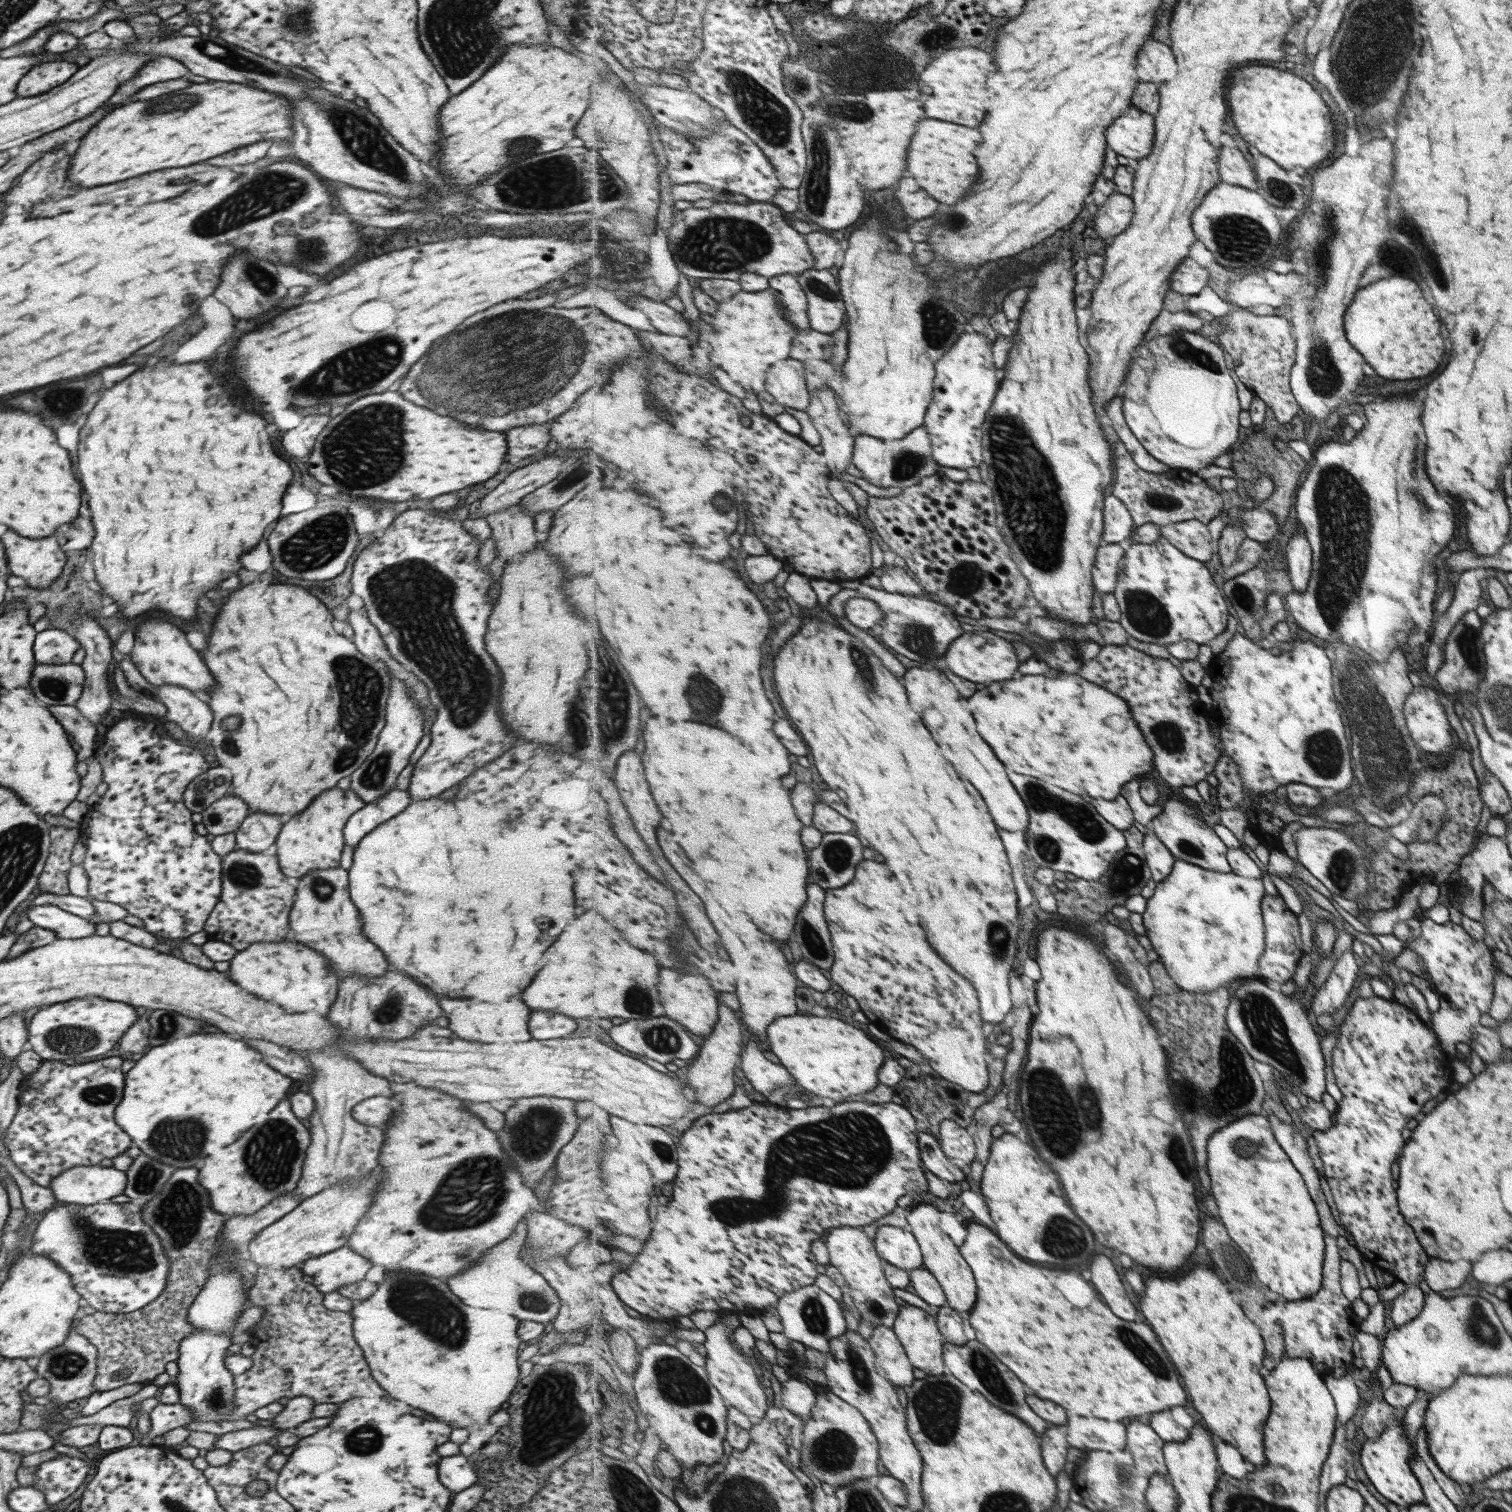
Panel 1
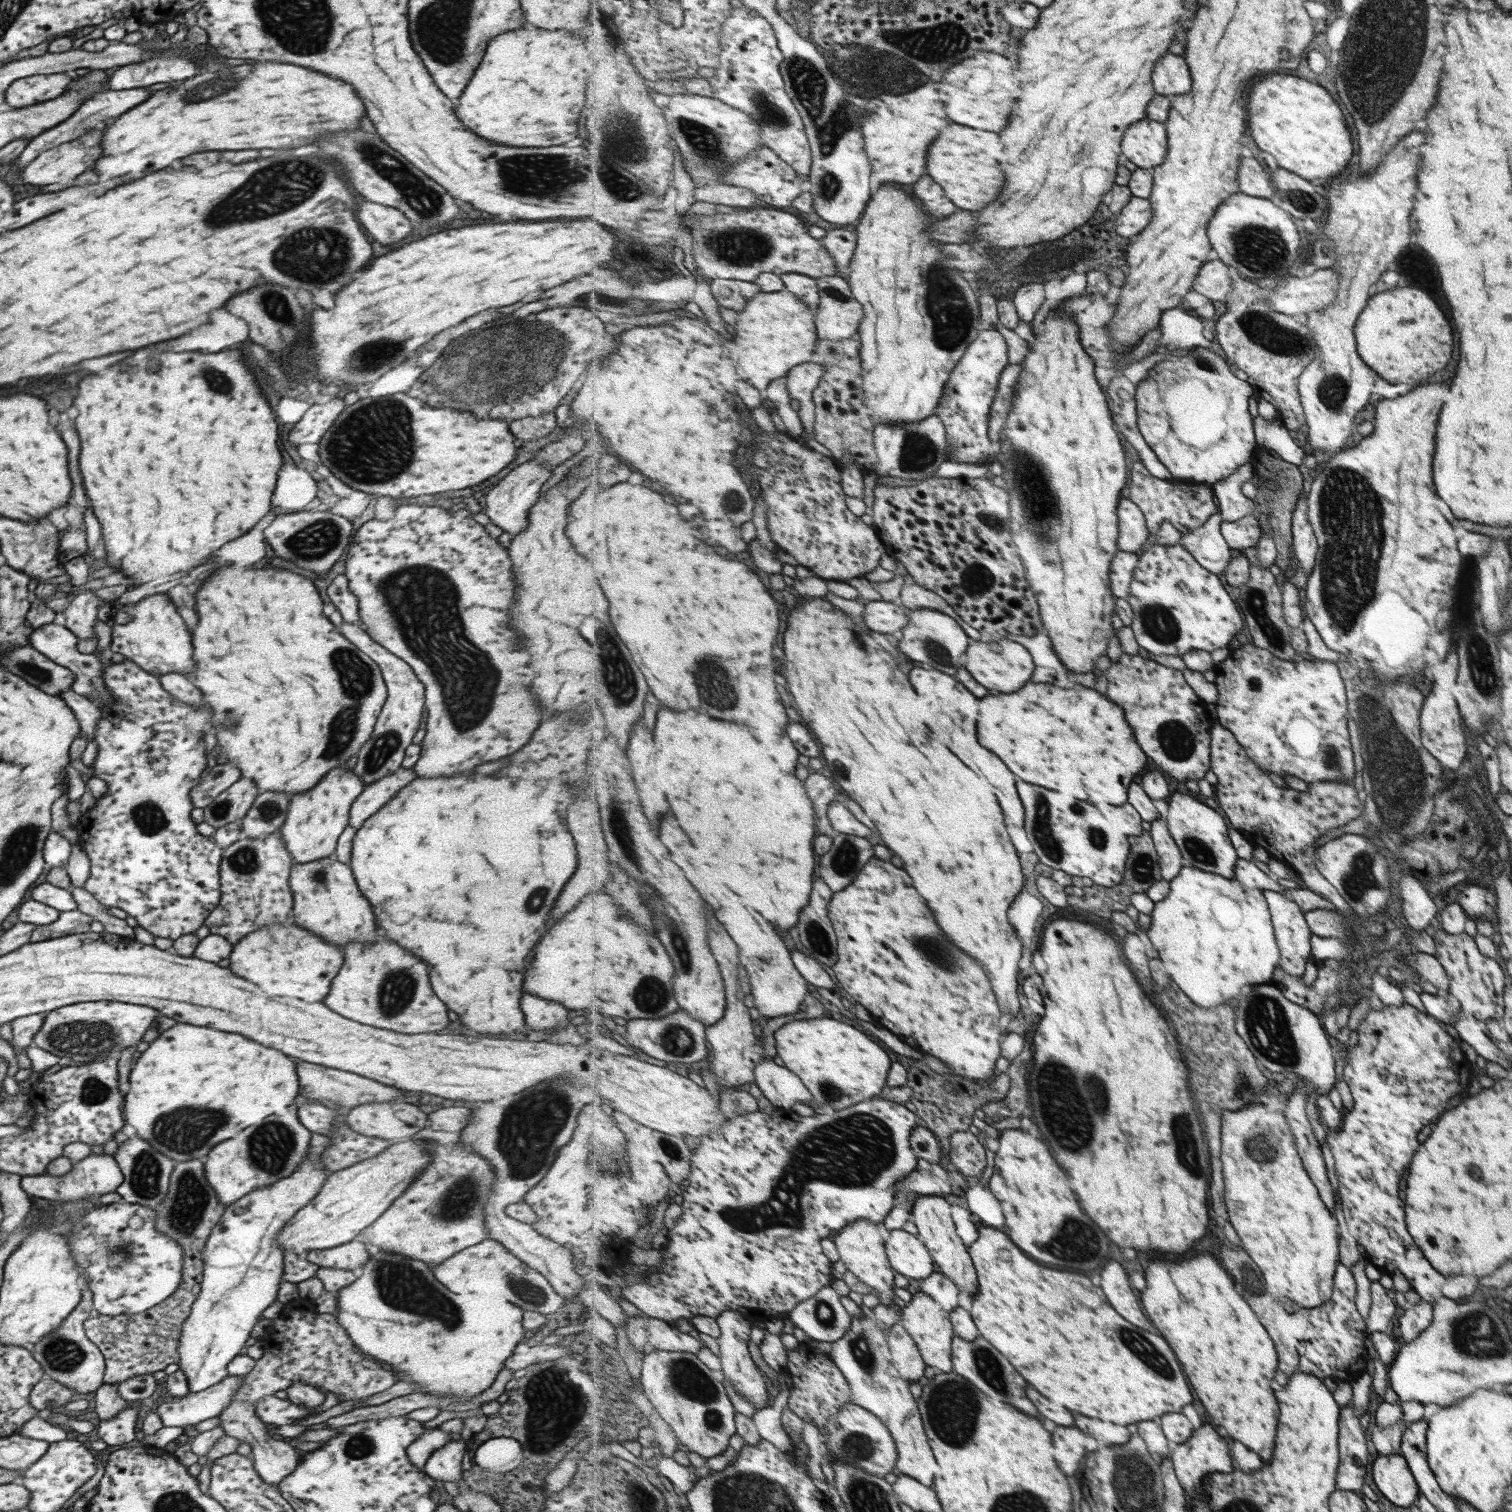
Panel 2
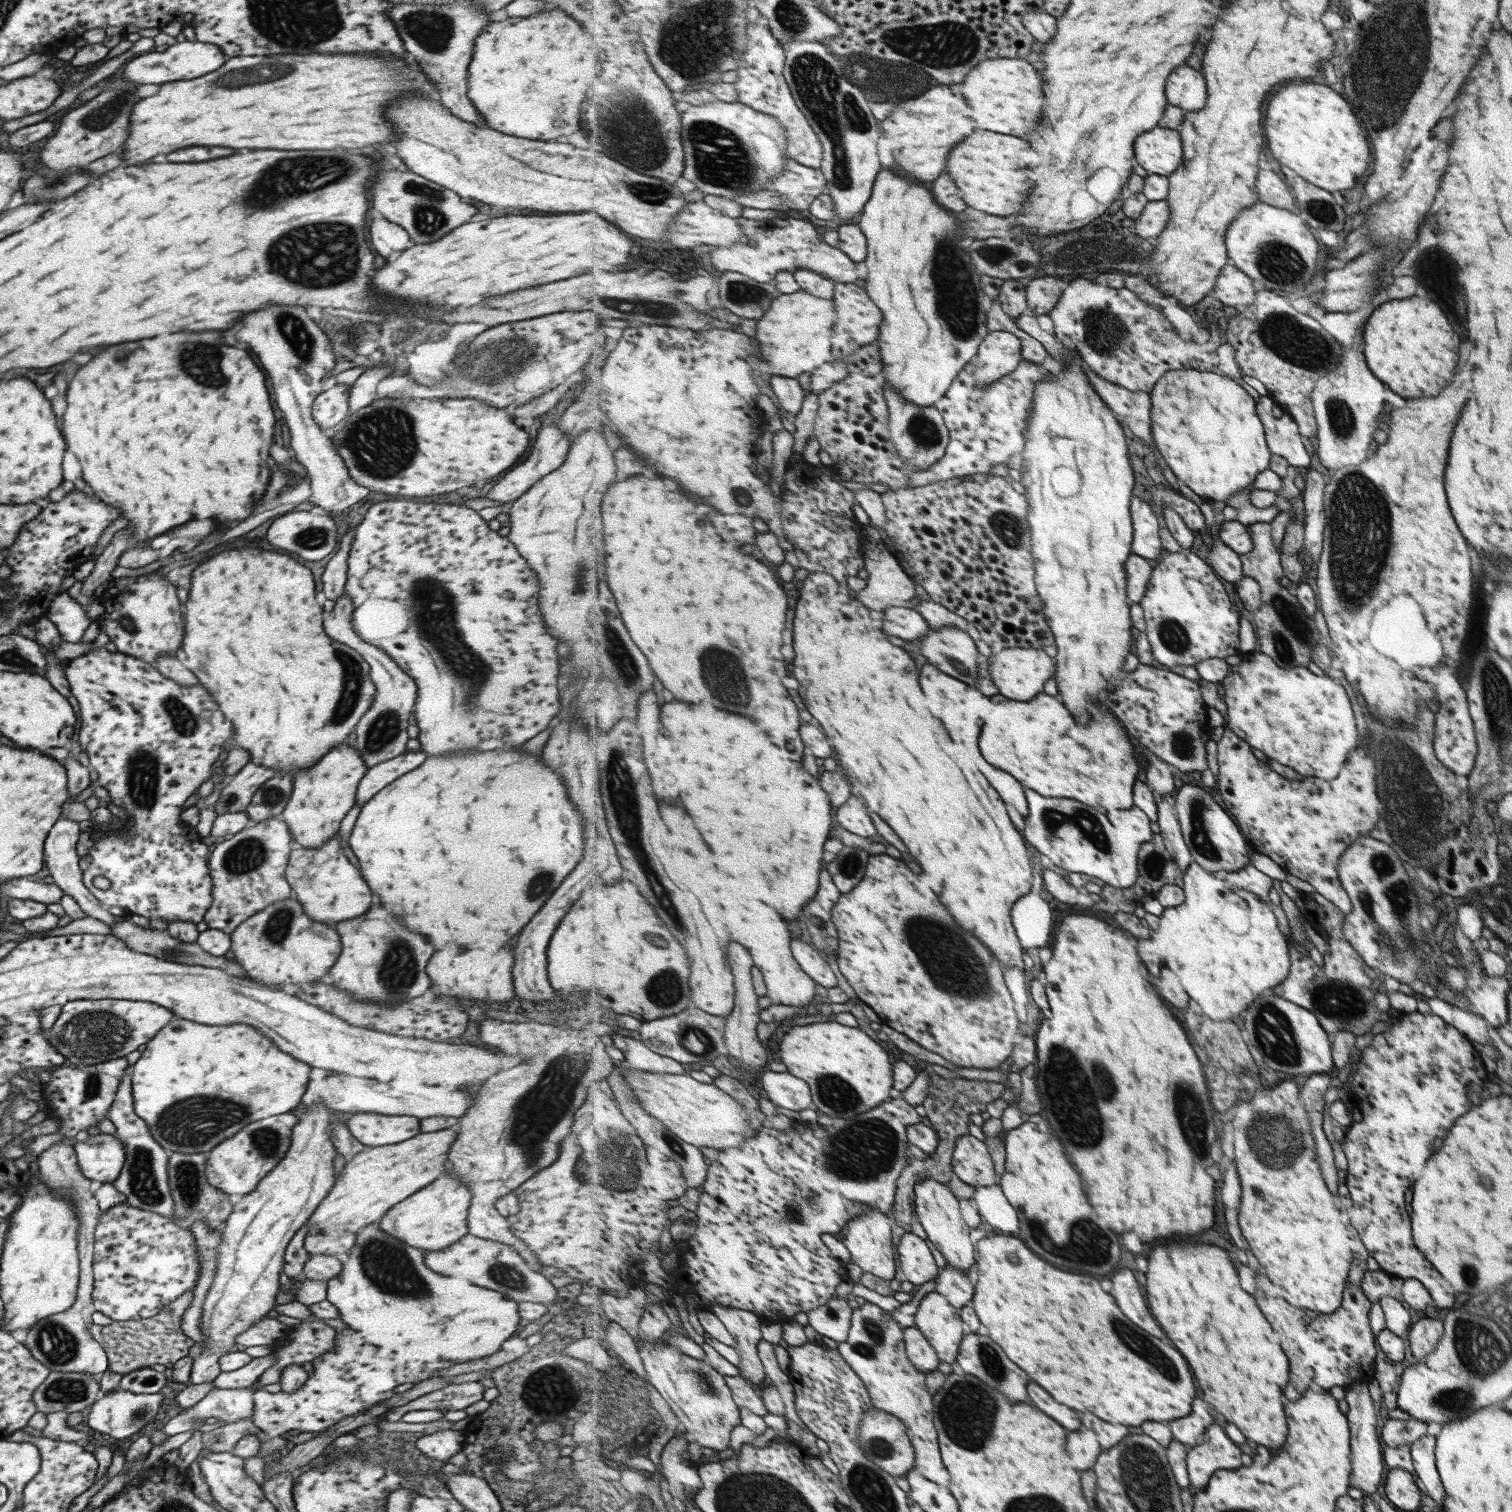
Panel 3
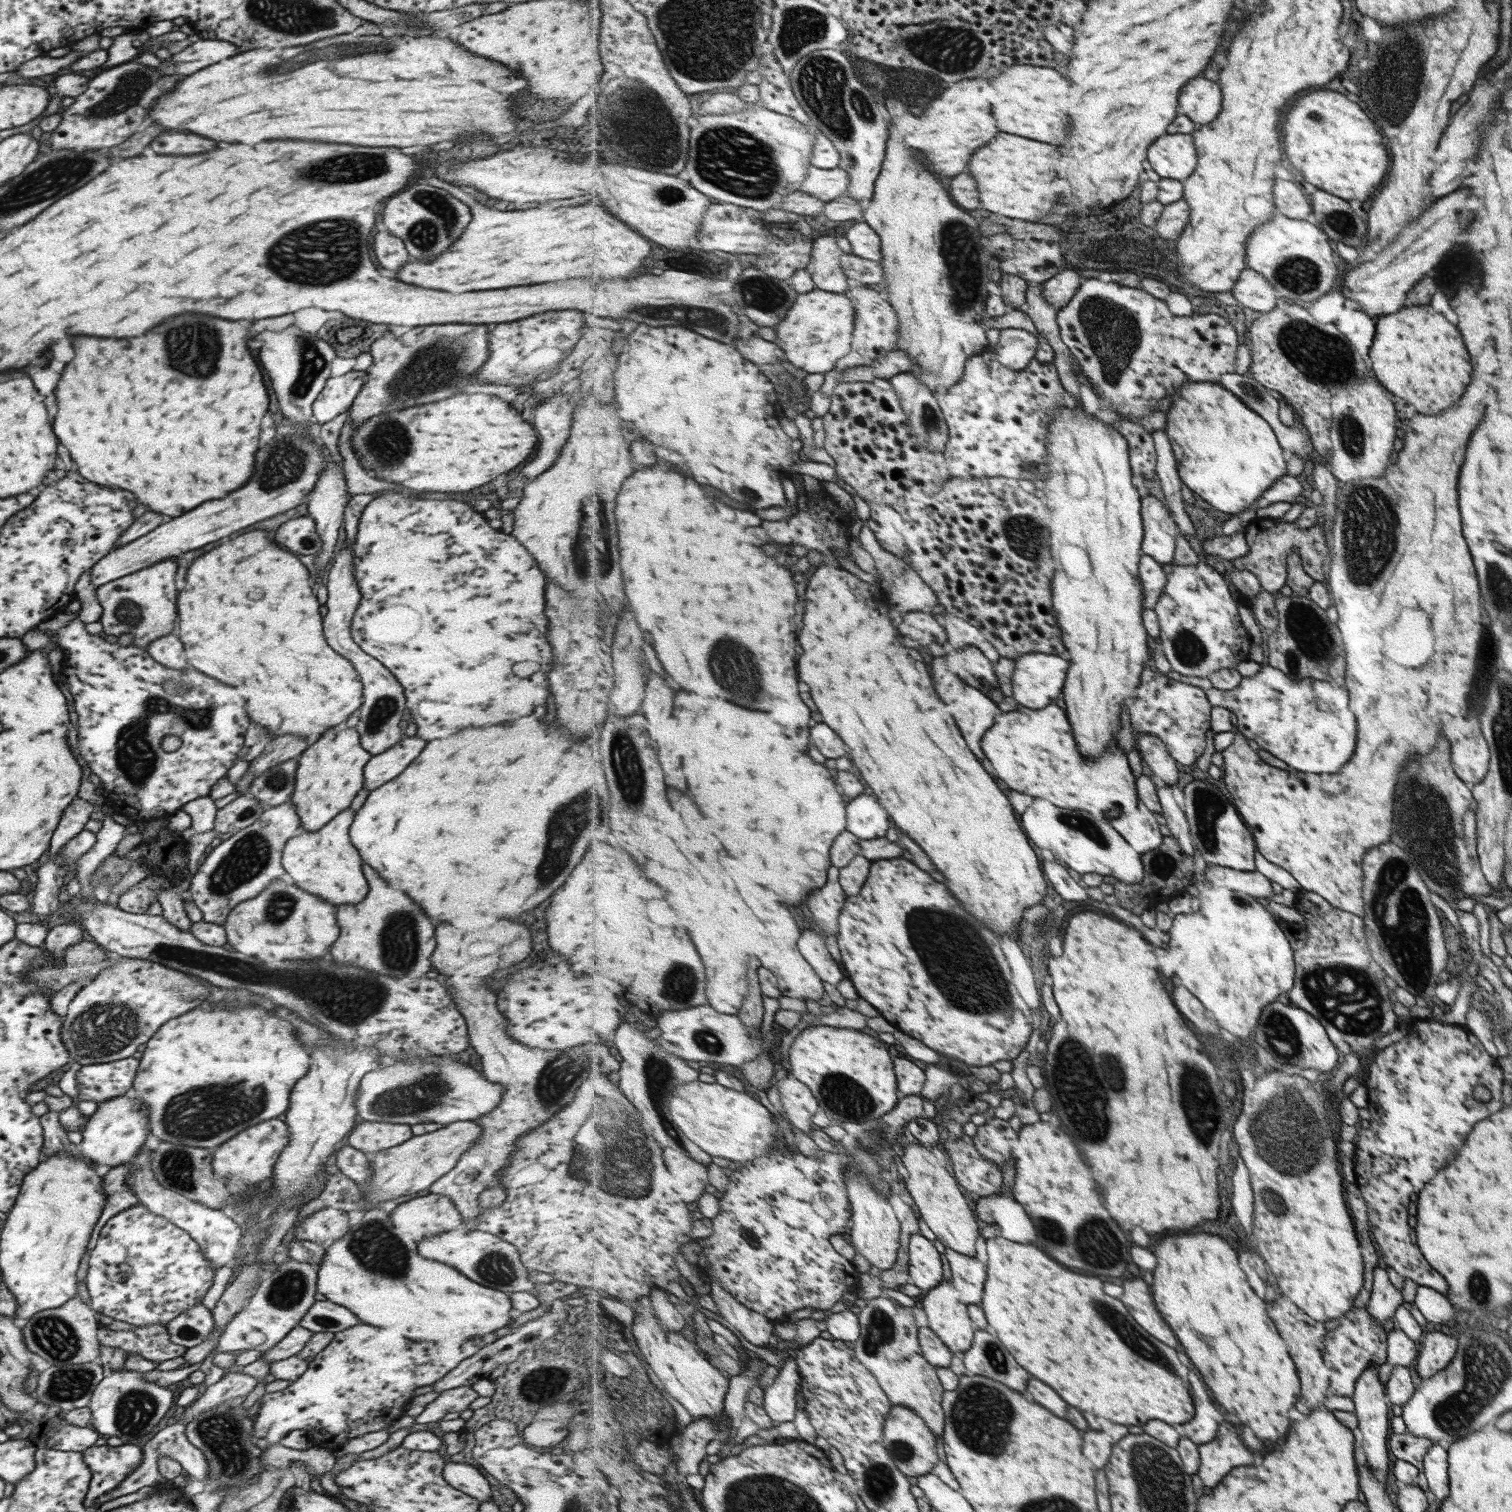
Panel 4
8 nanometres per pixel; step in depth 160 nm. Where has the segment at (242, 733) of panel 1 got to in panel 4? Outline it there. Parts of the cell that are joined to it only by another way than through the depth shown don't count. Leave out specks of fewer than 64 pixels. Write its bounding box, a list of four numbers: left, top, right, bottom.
[177,530,362,741]

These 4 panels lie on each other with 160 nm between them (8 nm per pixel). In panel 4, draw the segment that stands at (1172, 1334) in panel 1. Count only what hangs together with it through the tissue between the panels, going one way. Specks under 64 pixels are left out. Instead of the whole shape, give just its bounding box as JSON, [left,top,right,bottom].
[1151,1234,1299,1440]

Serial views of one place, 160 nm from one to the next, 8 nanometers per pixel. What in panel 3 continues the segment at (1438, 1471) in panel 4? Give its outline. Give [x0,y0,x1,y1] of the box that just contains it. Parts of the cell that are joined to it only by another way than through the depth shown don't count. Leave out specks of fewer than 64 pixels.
[1409,1433,1445,1505]

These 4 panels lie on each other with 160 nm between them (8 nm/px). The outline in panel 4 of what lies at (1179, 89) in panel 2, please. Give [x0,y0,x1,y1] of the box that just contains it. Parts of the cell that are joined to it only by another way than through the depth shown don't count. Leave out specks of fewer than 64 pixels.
[1180,75,1224,125]

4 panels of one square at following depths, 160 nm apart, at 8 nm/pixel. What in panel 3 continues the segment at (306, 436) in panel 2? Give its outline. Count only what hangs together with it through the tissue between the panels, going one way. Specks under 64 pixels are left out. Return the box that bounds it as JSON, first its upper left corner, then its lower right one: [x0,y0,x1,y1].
[311,384,349,430]

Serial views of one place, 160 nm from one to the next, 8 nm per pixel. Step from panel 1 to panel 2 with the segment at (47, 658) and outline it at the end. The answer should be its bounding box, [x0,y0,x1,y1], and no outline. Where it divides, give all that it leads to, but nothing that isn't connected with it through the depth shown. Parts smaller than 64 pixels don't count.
[28,623,110,701]

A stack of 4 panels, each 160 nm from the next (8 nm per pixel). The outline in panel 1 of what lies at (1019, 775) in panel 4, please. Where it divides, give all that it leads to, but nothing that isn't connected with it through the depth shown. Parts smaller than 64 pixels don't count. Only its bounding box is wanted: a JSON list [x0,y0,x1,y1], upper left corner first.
[969,674,1153,800]

